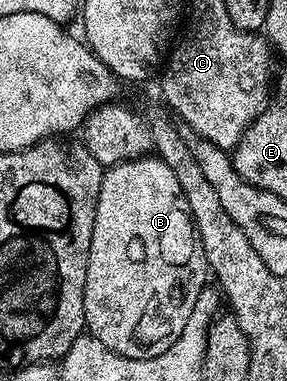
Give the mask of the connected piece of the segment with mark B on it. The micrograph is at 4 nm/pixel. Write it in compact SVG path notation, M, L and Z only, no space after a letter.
M157 155L138 157L134 161L125 161L119 165L111 165L103 172L100 195L96 203L96 219L92 231L92 243L88 255L88 271L84 283L84 319L89 336L104 343L106 349L112 350L121 357L132 359L148 359L156 355L164 355L176 339L180 339L180 331L184 331L184 323L188 323L188 315L192 315L192 307L196 307L196 299L202 289L208 285L208 266L202 250L202 241L198 238L198 228L188 211L188 203L184 199L184 191L180 191L180 183L176 183L176 175L172 175L168 163L164 163Z

